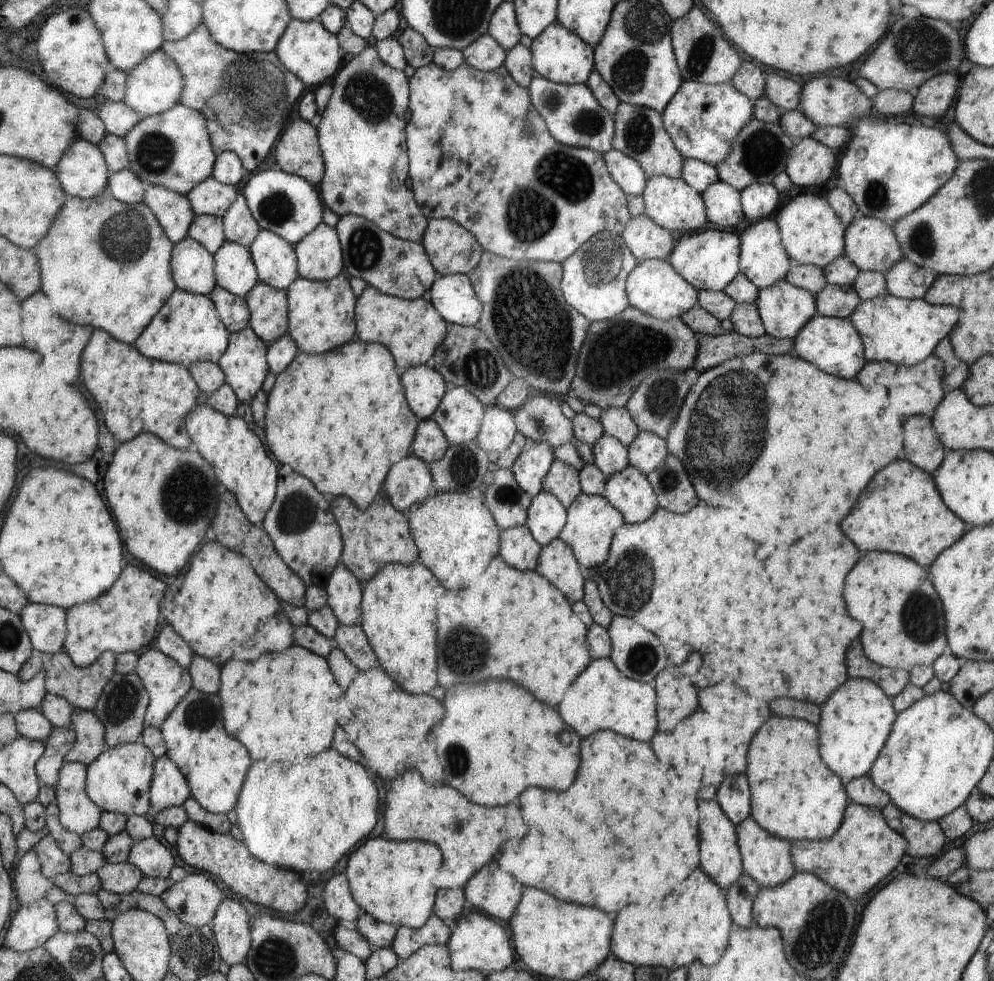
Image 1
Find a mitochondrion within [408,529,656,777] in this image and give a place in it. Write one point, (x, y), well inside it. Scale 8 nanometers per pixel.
(628, 584)

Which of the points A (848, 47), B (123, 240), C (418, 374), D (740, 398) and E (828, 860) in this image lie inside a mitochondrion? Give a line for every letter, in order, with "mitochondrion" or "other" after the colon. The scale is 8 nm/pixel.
A: other
B: mitochondrion
C: other
D: mitochondrion
E: other

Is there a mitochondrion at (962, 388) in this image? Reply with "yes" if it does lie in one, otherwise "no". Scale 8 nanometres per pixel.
no

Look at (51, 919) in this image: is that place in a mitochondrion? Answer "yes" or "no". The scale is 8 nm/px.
no

